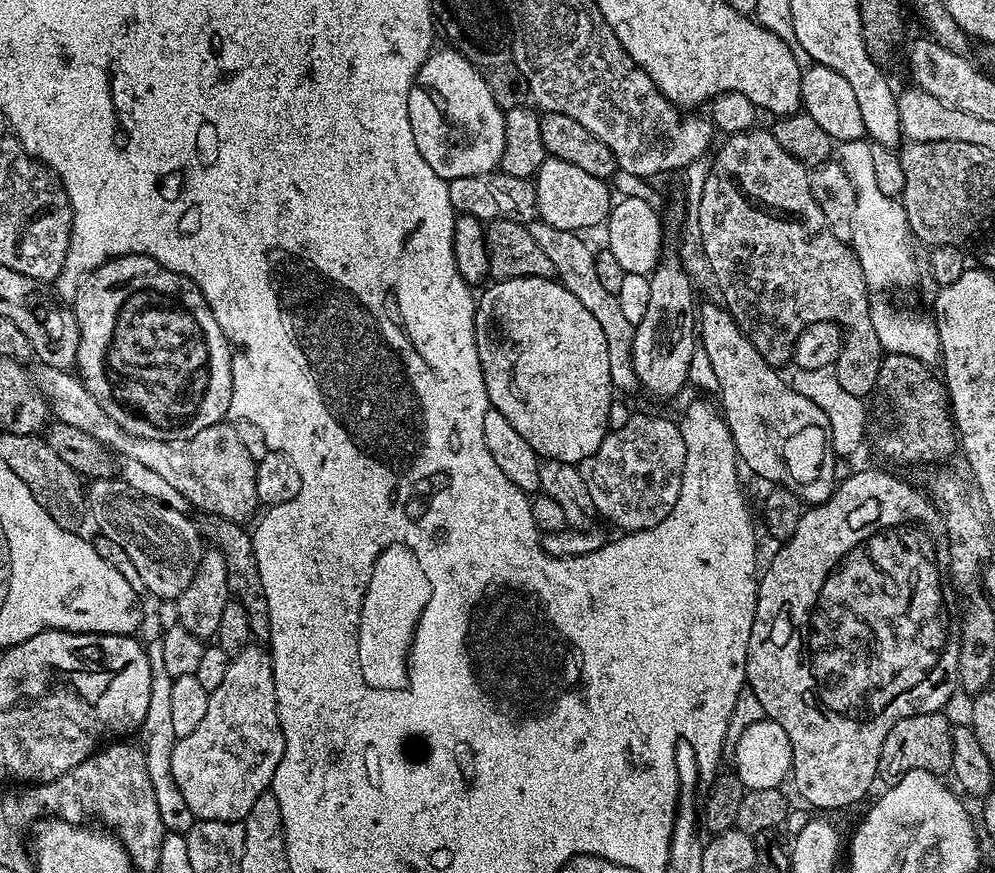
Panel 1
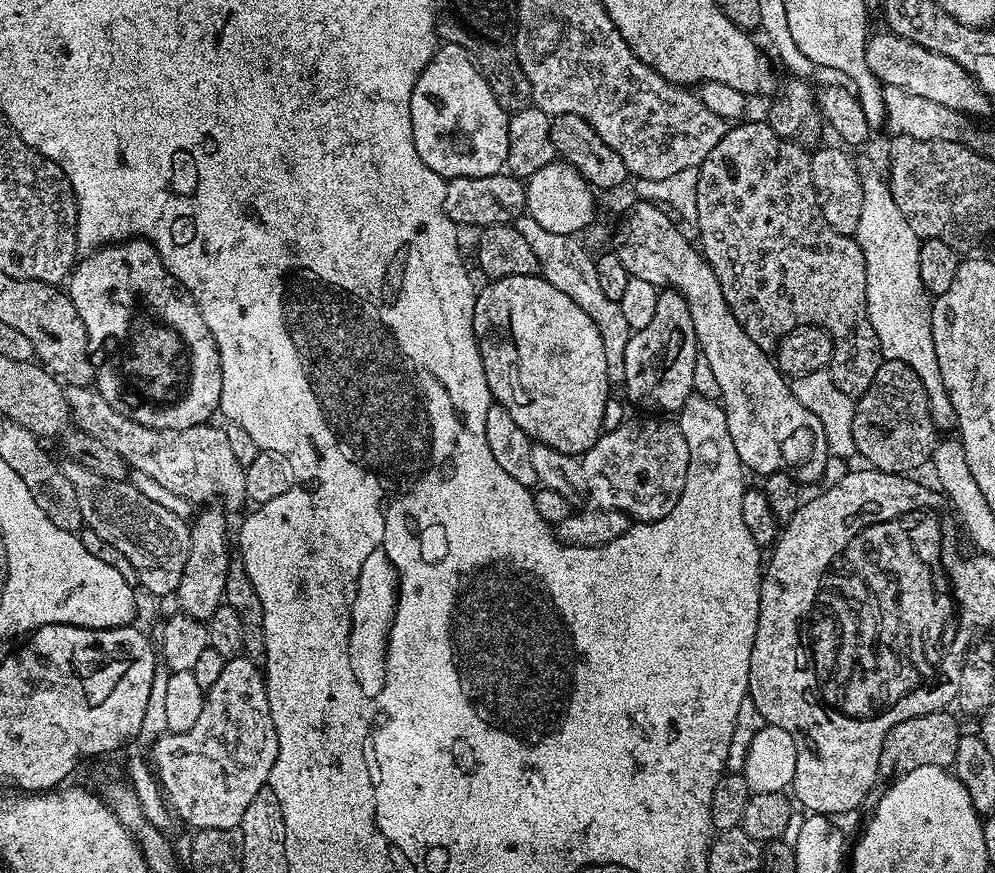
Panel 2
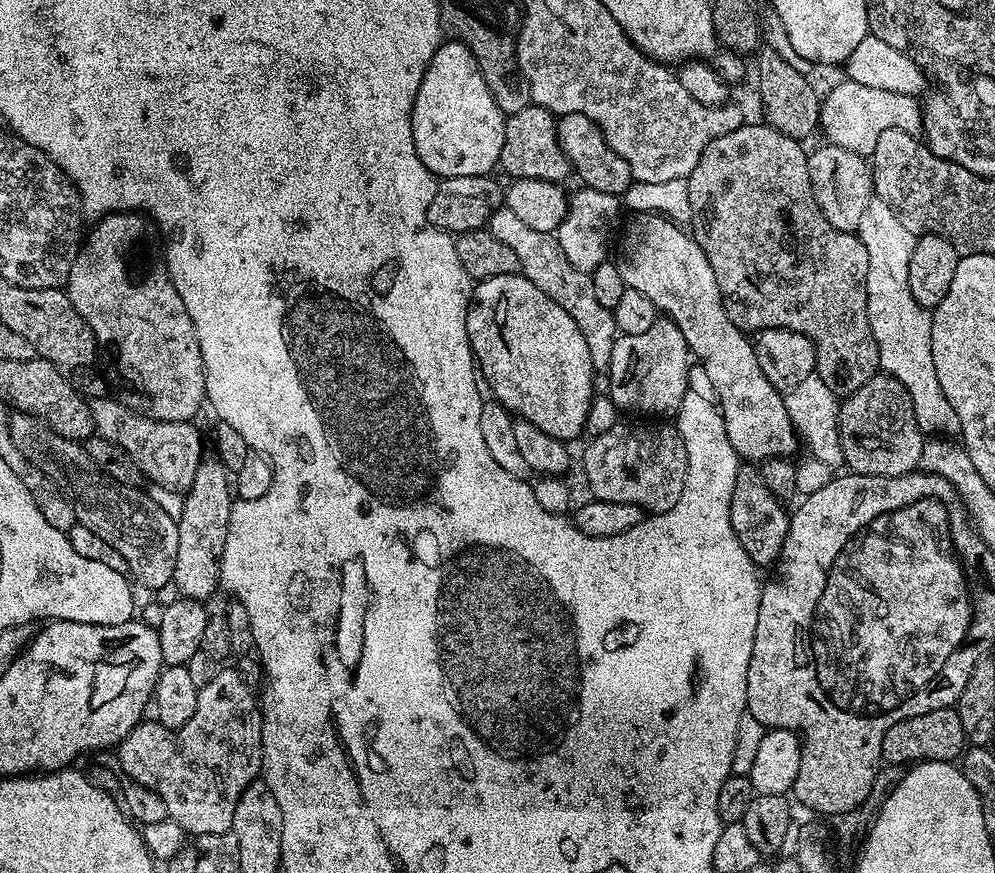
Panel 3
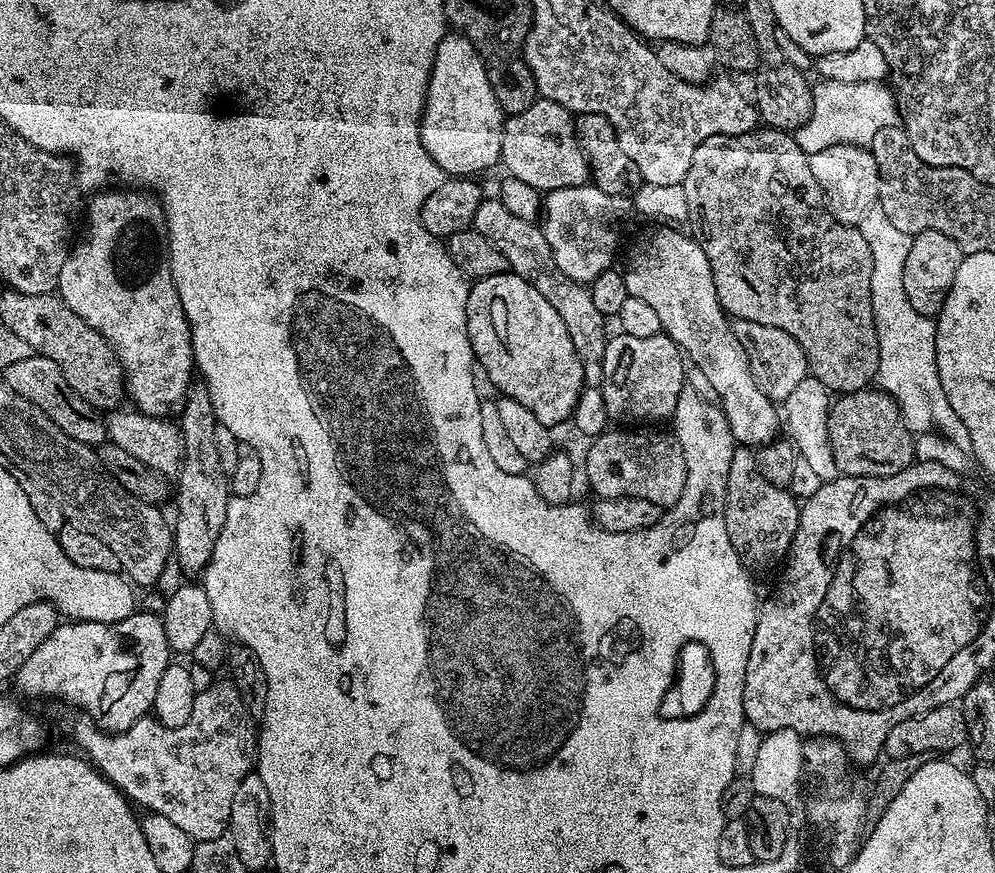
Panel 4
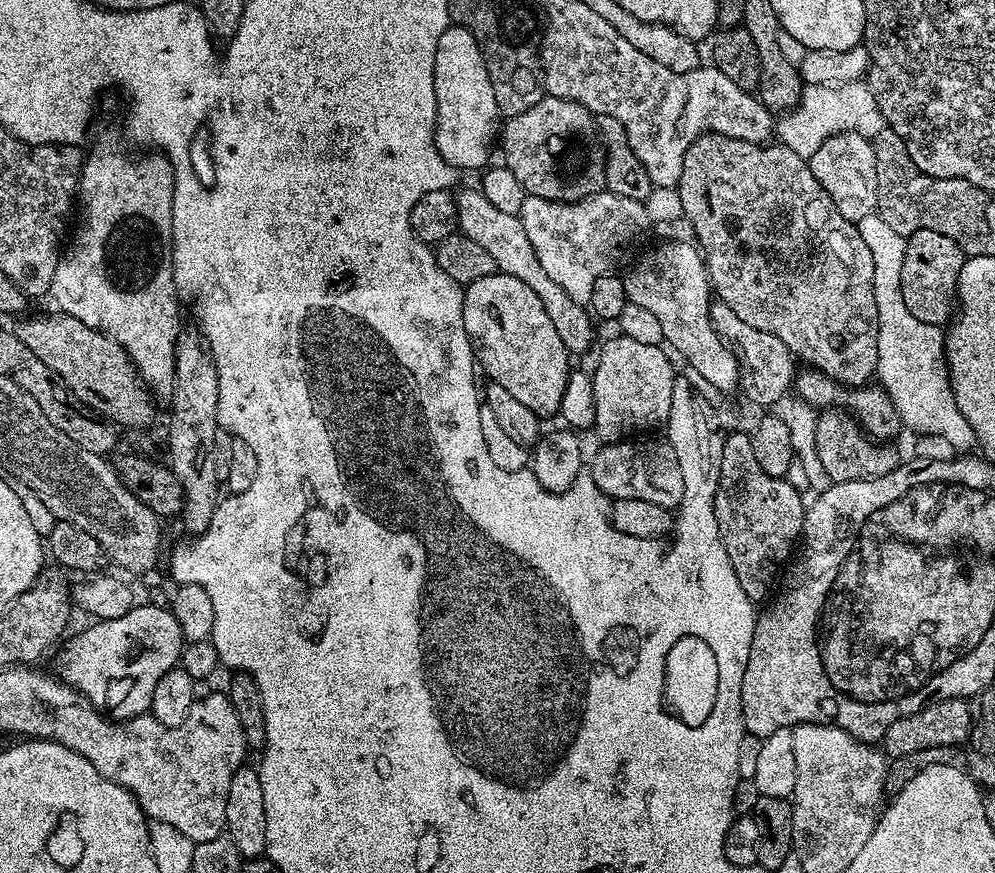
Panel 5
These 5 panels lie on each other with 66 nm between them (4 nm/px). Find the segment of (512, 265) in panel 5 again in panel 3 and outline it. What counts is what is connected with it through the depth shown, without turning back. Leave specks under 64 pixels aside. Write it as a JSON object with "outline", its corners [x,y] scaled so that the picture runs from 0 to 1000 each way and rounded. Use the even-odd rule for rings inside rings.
{"outline":[[[504,236],[494,246],[492,263],[503,277],[509,277],[509,282],[513,282],[517,291],[521,291],[525,315],[533,323],[537,323],[541,332],[557,341],[557,346],[561,346],[561,351],[565,351],[565,355],[569,355],[569,360],[573,360],[573,364],[581,369],[581,378],[585,378],[585,385],[589,387],[589,396],[593,396],[593,410],[596,415],[611,410],[615,394],[621,386],[616,354],[601,347],[601,341],[597,338],[594,315],[575,304],[563,285],[558,269],[529,259],[529,254],[525,254],[525,250],[521,250],[521,245],[514,243],[510,236]]]}

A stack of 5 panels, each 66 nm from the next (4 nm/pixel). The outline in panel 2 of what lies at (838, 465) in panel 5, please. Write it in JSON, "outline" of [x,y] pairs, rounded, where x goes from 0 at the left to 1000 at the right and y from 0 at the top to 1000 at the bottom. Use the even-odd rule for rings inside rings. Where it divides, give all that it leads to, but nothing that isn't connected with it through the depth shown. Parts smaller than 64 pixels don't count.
{"outline":[[[888,412],[884,418],[886,435],[881,435],[880,441],[874,444],[859,459],[860,472],[857,474],[858,511],[863,525],[869,527],[873,537],[882,541],[897,541],[904,545],[920,542],[920,536],[925,536],[934,530],[937,517],[943,507],[943,491],[936,479],[933,466],[932,449],[928,444],[923,428],[909,415]]]}

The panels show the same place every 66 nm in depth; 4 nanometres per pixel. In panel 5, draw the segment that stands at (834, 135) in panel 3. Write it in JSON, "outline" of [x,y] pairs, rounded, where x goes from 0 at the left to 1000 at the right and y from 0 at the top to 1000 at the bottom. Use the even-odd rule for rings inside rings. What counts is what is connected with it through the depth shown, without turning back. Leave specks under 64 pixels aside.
{"outline":[[[859,92],[853,96],[813,96],[804,107],[803,119],[779,139],[778,156],[783,164],[798,172],[798,176],[815,184],[818,172],[838,153],[857,151],[876,158],[889,144],[886,126],[882,126],[882,117],[878,117],[871,95]]]}

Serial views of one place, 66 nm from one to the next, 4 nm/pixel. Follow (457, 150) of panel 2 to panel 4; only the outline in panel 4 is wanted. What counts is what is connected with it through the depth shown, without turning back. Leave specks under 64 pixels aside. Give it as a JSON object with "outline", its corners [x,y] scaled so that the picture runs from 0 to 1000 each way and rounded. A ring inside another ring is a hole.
{"outline":[[[447,39],[444,48],[440,48],[430,111],[426,113],[426,133],[422,136],[424,167],[428,167],[428,176],[432,176],[451,203],[481,203],[481,197],[504,187],[508,136],[509,129],[501,121],[501,112],[496,112],[480,57],[476,57],[464,40]]]}

